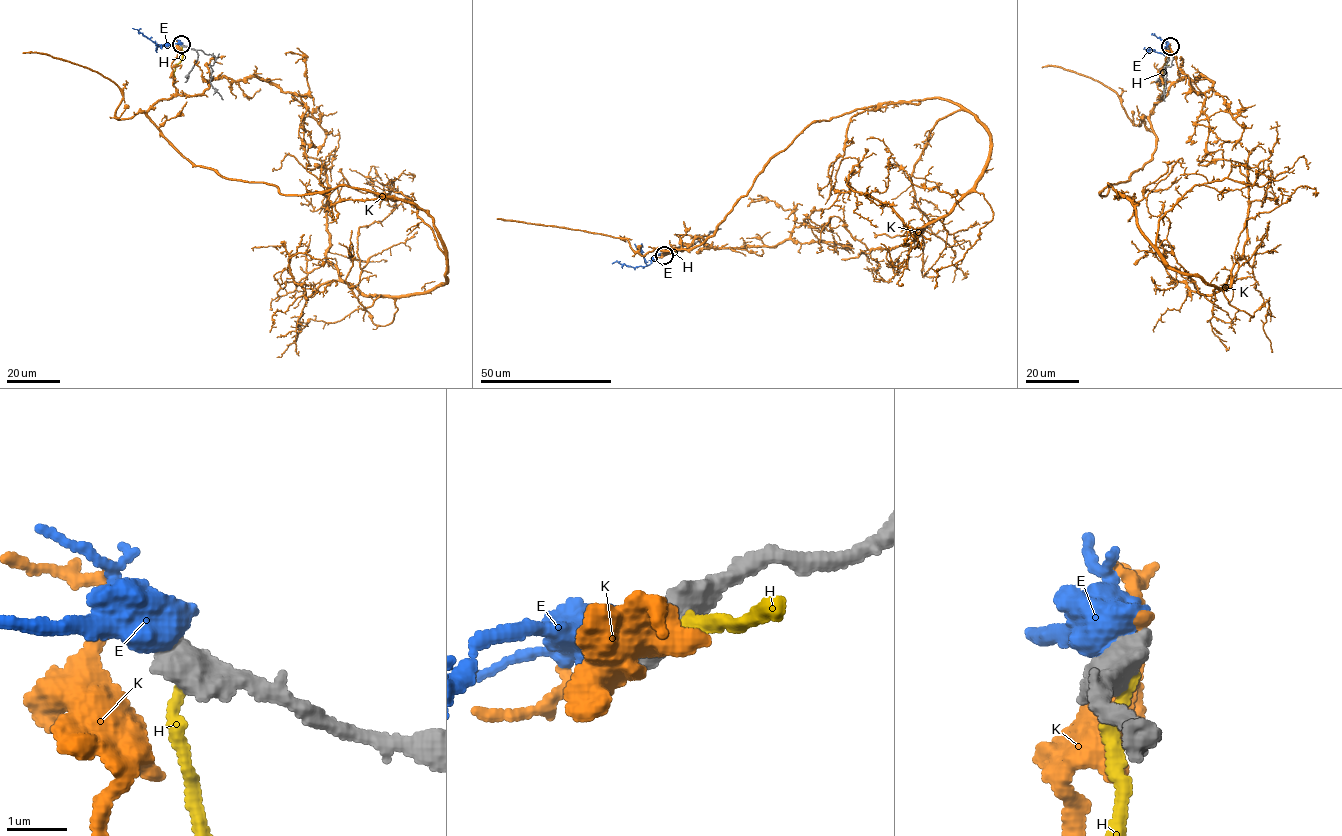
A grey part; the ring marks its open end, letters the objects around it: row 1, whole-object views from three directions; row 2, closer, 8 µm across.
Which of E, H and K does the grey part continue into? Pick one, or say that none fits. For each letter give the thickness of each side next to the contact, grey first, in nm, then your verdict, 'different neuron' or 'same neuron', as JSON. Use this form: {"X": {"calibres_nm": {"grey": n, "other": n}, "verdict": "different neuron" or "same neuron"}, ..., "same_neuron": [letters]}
{"E": {"calibres_nm": {"grey": 600, "other": 750}, "verdict": "different neuron"}, "H": {"calibres_nm": {"grey": 700, "other": 170}, "verdict": "different neuron"}, "K": {"calibres_nm": {"grey": 550, "other": 190}, "verdict": "different neuron"}, "same_neuron": []}

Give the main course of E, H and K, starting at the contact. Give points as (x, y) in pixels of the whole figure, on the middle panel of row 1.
E: (664, 254), (658, 254), (644, 266), (612, 263)
H: (665, 254), (678, 251)
K: (664, 255), (812, 122), (943, 98), (989, 135), (907, 245), (831, 216), (818, 252)

